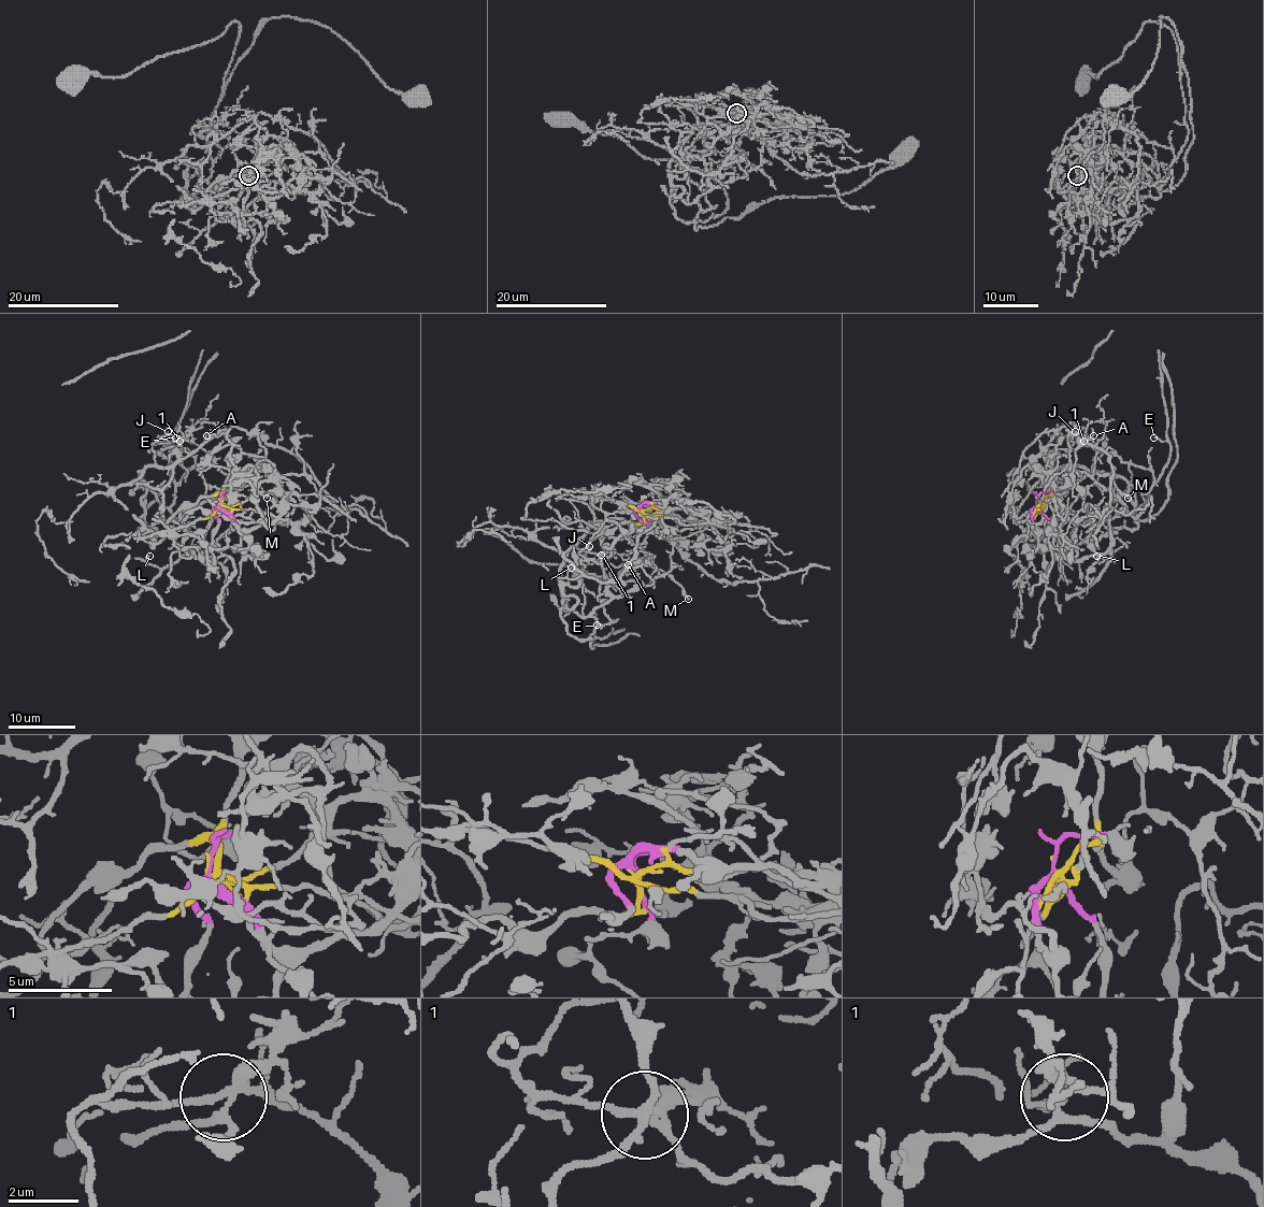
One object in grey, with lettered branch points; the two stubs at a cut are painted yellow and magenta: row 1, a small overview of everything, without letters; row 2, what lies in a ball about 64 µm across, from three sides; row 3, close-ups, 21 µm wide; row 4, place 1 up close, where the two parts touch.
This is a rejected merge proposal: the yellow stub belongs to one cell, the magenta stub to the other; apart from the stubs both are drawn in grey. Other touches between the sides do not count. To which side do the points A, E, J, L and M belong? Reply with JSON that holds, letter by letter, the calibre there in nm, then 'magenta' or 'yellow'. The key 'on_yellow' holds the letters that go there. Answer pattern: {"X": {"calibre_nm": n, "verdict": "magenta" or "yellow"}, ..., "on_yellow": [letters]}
{"A": {"calibre_nm": 110, "verdict": "yellow"}, "E": {"calibre_nm": 160, "verdict": "magenta"}, "J": {"calibre_nm": 130, "verdict": "yellow"}, "L": {"calibre_nm": 120, "verdict": "magenta"}, "M": {"calibre_nm": 200, "verdict": "yellow"}, "on_yellow": ["A", "J", "M"]}

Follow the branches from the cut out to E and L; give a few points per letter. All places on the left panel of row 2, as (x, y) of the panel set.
E: (220, 503), (213, 543), (191, 557), (183, 546), (188, 509), (185, 518), (188, 512), (170, 512), (175, 437)
L: (220, 503), (213, 509), (217, 560), (190, 549), (158, 569), (146, 561), (149, 555)

